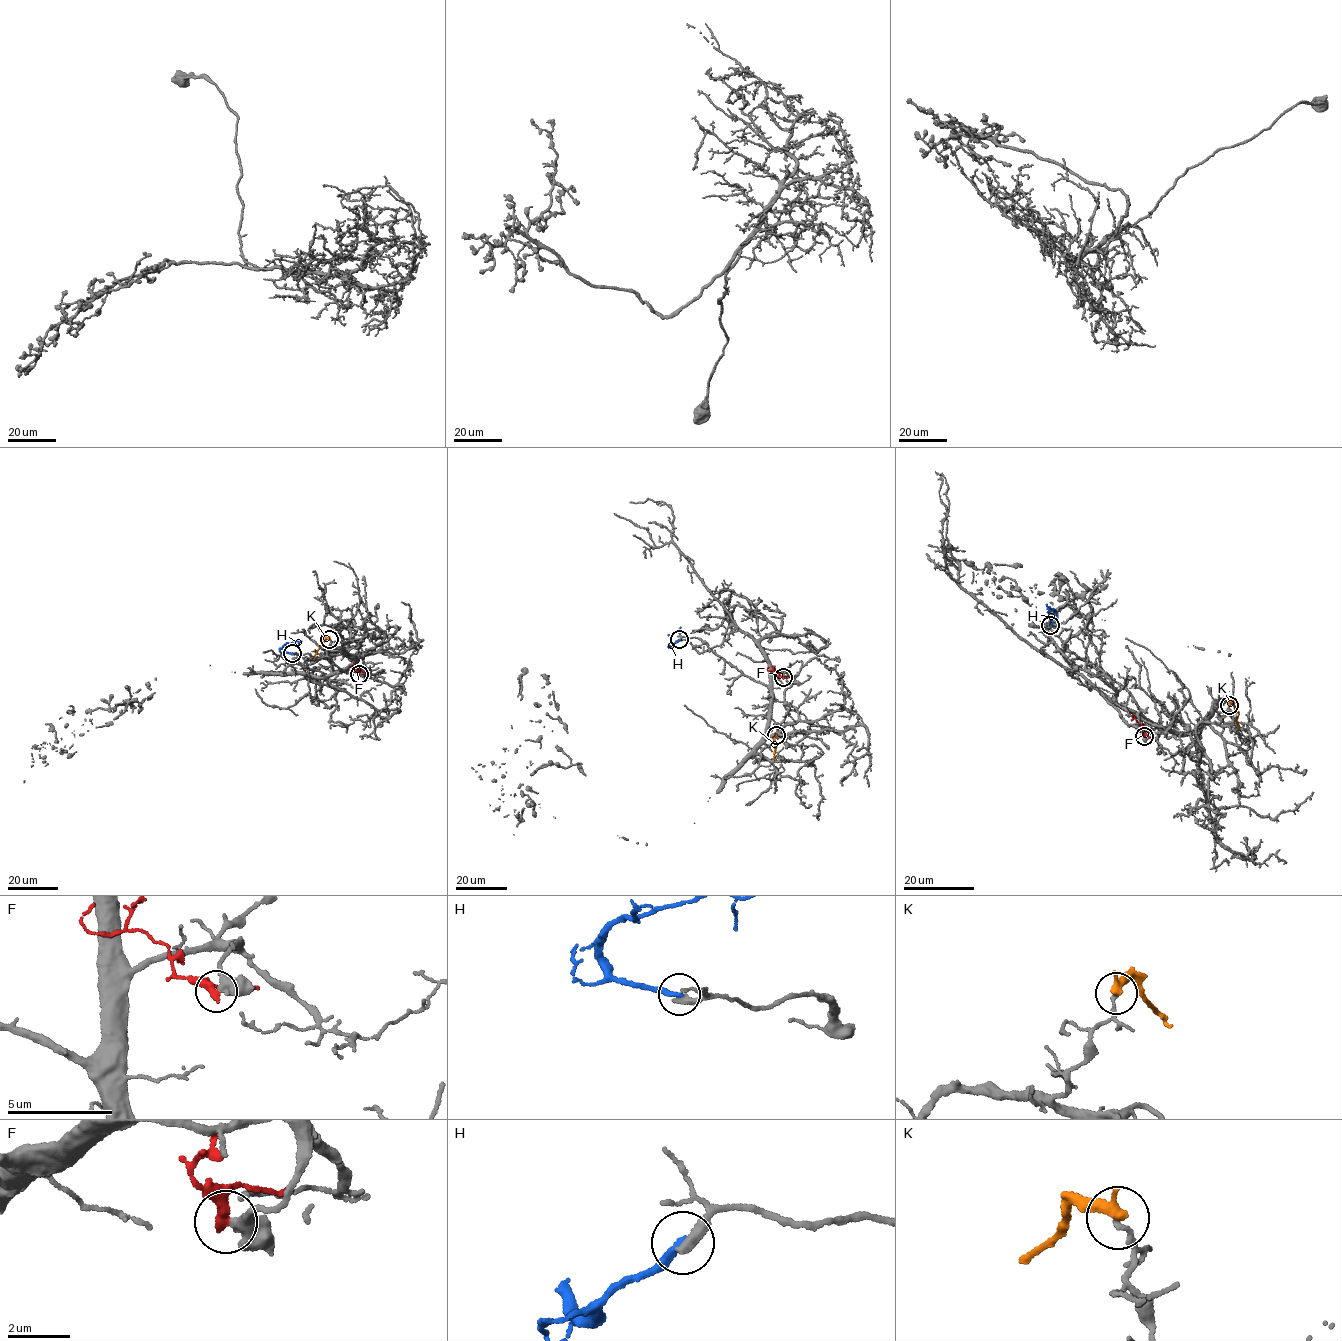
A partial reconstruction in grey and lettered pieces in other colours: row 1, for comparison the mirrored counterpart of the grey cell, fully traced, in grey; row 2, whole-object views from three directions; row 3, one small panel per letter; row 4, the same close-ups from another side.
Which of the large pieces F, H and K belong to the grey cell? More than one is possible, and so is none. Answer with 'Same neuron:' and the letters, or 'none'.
Same neuron: none

